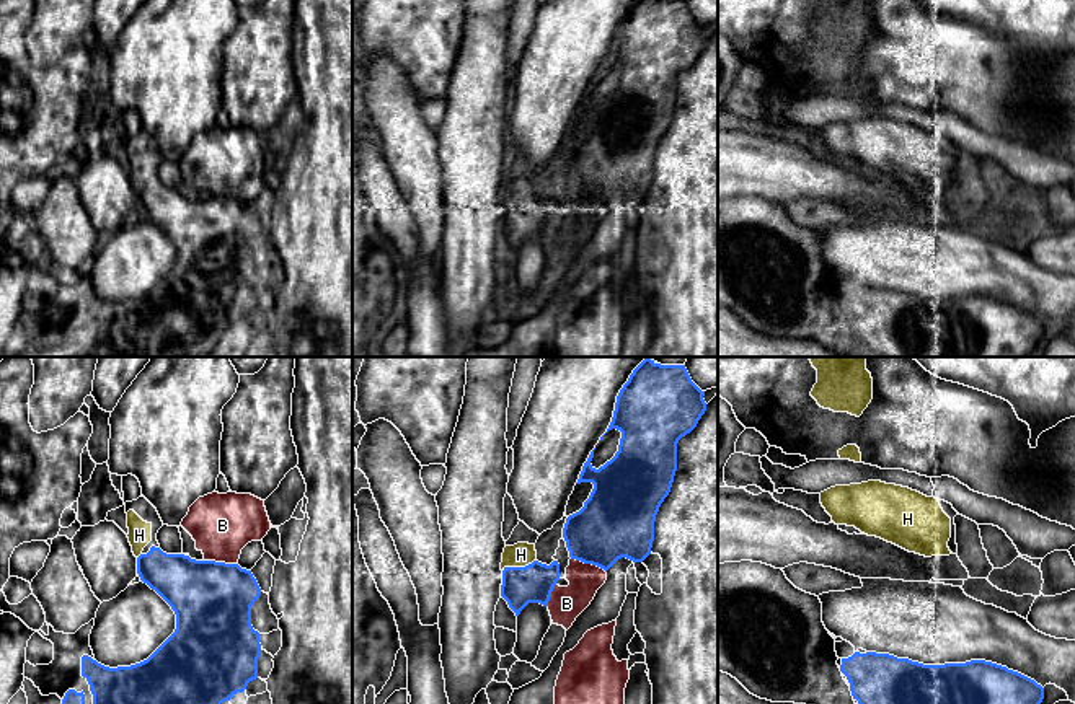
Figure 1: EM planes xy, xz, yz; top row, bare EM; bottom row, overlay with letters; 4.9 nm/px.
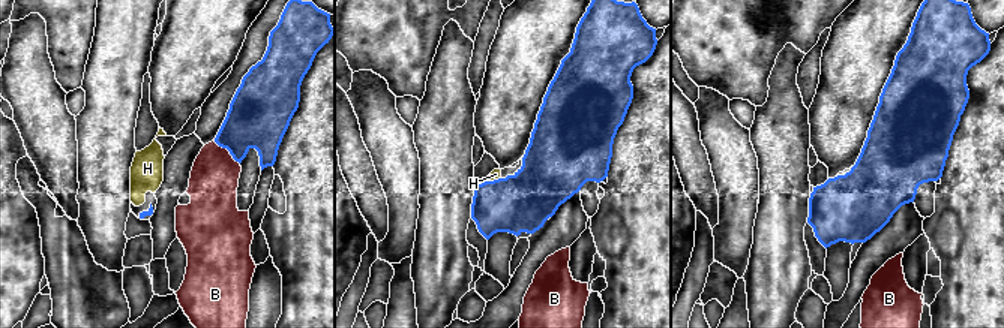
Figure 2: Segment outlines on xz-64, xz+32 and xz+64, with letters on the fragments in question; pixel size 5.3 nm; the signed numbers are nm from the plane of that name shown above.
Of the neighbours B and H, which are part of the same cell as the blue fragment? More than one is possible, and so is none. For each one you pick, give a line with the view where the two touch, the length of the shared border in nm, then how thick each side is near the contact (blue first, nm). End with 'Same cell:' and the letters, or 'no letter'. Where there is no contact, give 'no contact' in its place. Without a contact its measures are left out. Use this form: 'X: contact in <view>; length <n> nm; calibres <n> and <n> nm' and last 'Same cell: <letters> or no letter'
H: contact in xz; length 180 nm; calibres 190 and 120 nm
Same cell: H

